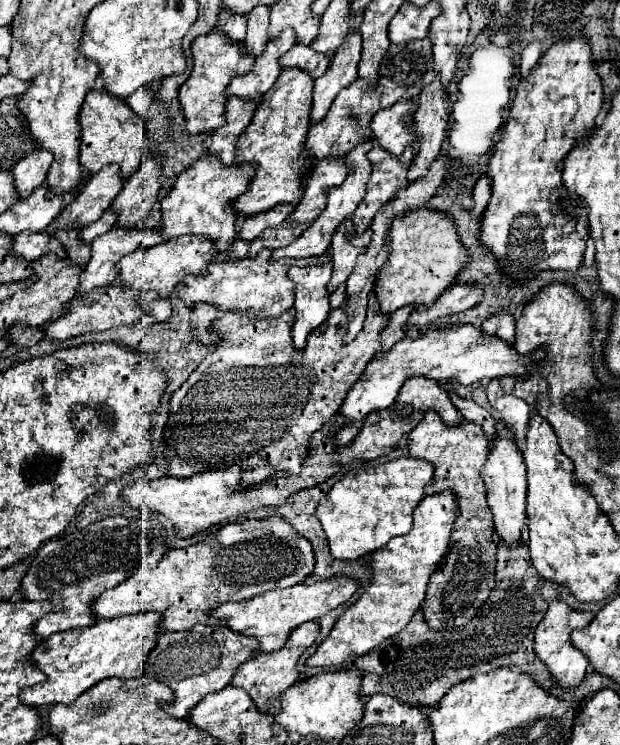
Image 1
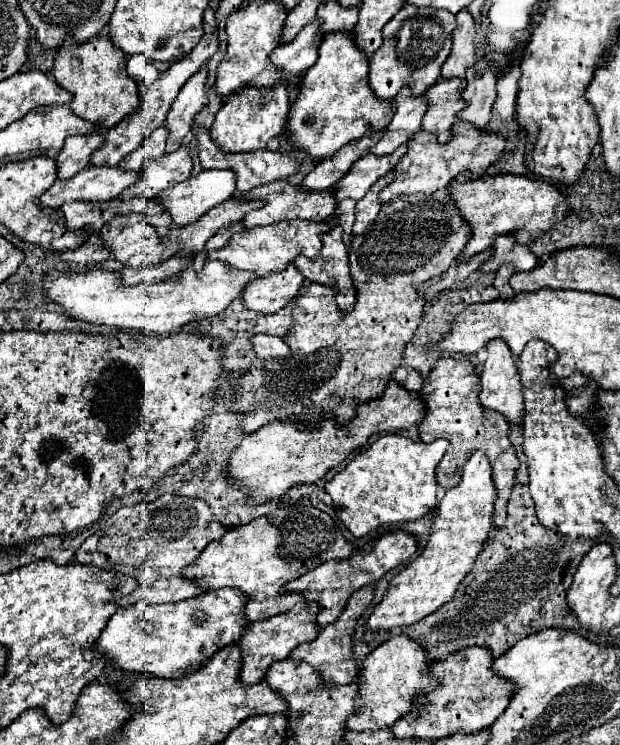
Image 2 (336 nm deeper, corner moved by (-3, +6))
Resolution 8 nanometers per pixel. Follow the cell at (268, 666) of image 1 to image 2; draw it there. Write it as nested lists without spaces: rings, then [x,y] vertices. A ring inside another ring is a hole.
[[[366,586],[366,588],[360,588],[356,590],[348,604],[344,606],[340,618],[332,624],[328,624],[326,628],[320,630],[320,634],[312,640],[312,642],[306,642],[302,646],[296,646],[292,652],[290,652],[290,660],[300,660],[300,662],[306,662],[310,664],[314,670],[320,672],[322,680],[330,686],[346,686],[346,684],[352,684],[356,680],[356,674],[358,674],[358,662],[352,660],[352,634],[354,634],[354,624],[356,620],[364,614],[366,606],[370,604],[372,600],[372,586]]]

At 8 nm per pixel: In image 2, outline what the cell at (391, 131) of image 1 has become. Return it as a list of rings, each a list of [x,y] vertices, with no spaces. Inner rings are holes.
[[[452,78],[452,80],[440,80],[436,82],[434,86],[428,88],[428,92],[424,94],[426,96],[426,114],[422,118],[422,130],[426,132],[432,132],[436,134],[438,142],[446,142],[450,138],[450,126],[454,124],[454,112],[462,110],[464,108],[464,102],[460,98],[460,94],[456,92],[460,88],[460,80],[458,78]]]

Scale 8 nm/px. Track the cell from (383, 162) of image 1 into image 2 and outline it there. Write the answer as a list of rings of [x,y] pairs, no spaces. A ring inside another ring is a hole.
[[[454,122],[452,138],[446,144],[438,144],[432,134],[420,130],[408,140],[406,154],[400,158],[400,162],[392,170],[394,180],[382,190],[382,194],[378,196],[378,202],[386,204],[402,194],[416,194],[416,192],[432,194],[436,190],[446,188],[462,172],[472,172],[474,176],[480,176],[502,154],[504,144],[506,142],[502,136],[476,130],[474,126],[470,126],[470,122]]]

